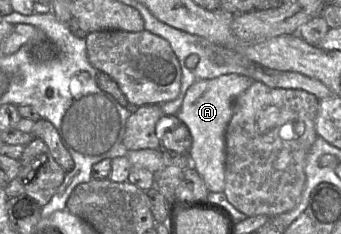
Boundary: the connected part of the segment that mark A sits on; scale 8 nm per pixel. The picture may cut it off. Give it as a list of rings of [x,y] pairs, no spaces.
[[[242,74],[221,75],[195,82],[186,92],[176,117],[190,130],[192,144],[188,157],[209,192],[223,192],[225,188],[226,127],[232,115],[233,103],[252,80]]]

